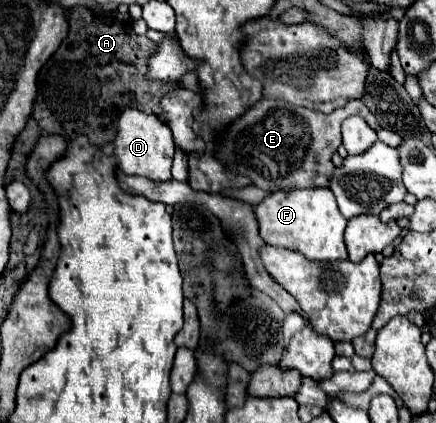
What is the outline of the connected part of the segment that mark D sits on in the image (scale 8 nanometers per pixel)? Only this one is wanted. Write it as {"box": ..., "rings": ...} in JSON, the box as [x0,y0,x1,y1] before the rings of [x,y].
{"box":[114,109,174,181],"rings":[[[124,109],[124,113],[118,119],[118,135],[114,139],[116,145],[116,159],[118,167],[126,175],[142,175],[152,181],[168,181],[170,167],[172,167],[172,157],[174,157],[174,139],[172,131],[164,121],[160,121],[156,115],[148,115],[140,109]]]}

